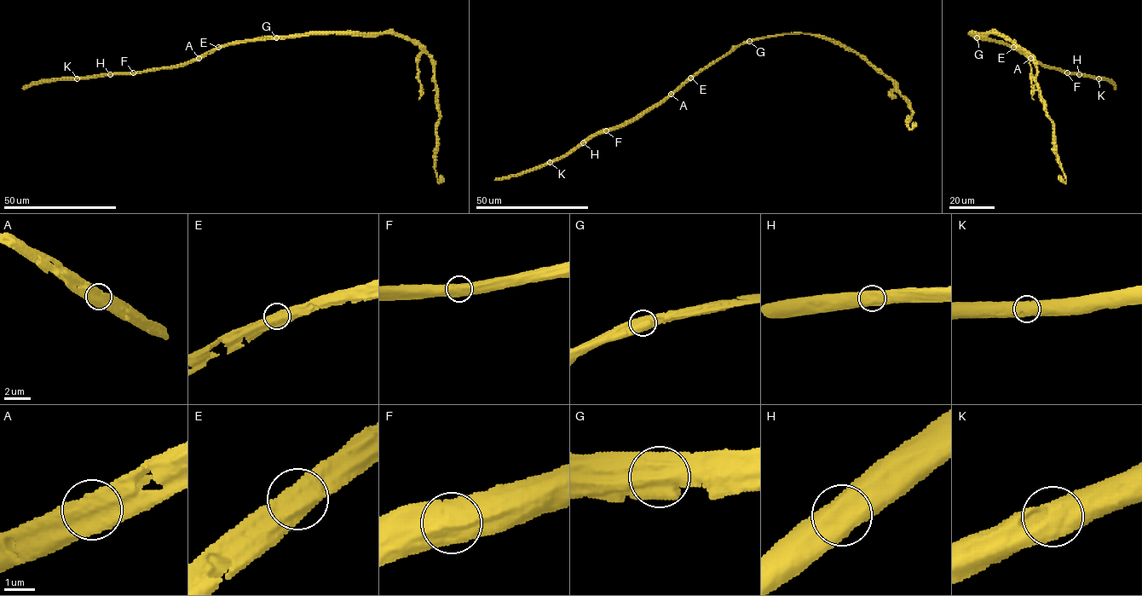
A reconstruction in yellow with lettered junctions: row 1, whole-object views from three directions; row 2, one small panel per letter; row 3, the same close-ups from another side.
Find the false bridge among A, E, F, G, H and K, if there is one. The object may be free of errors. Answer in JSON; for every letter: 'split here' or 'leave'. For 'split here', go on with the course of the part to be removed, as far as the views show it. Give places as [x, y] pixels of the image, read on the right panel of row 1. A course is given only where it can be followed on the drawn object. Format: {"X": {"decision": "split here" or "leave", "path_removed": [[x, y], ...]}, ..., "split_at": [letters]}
{"A": {"decision": "leave"}, "E": {"decision": "leave"}, "F": {"decision": "leave"}, "G": {"decision": "leave"}, "H": {"decision": "leave"}, "K": {"decision": "leave"}, "split_at": []}

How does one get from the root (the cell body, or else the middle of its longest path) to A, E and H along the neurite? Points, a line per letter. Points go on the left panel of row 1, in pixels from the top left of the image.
A: (288, 37), (241, 40), (211, 49), (198, 58)
E: (288, 37), (257, 37), (218, 48)
H: (288, 37), (241, 40), (217, 47), (174, 66), (110, 74)

